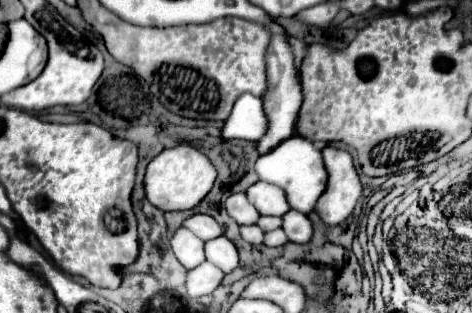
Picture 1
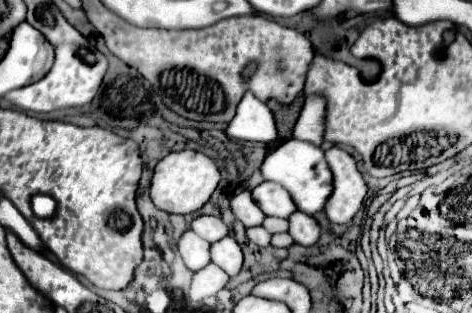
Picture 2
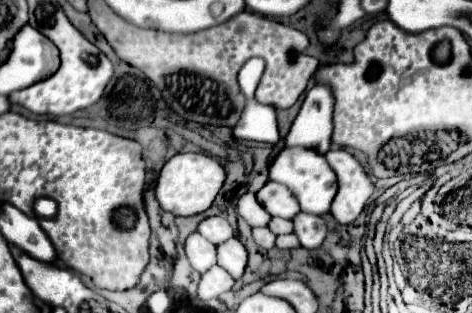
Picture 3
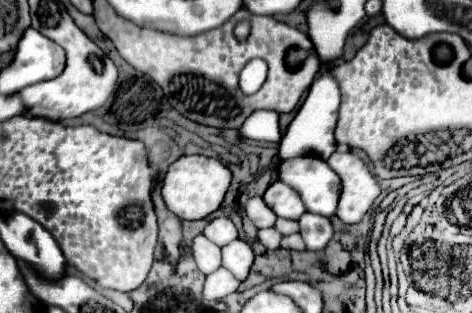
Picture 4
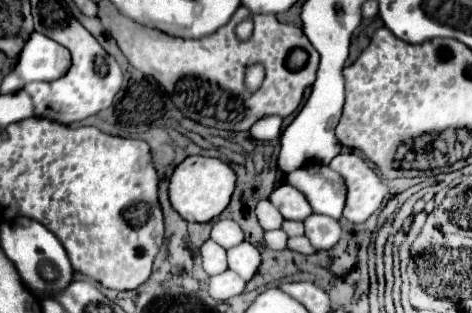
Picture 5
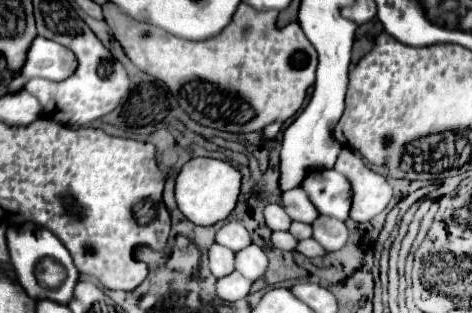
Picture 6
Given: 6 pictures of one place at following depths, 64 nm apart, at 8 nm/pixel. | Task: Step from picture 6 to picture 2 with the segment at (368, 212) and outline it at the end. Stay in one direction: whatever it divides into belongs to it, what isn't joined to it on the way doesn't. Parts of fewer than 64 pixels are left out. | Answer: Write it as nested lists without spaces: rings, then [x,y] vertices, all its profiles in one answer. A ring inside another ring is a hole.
[[[332,146],[326,150],[326,162],[334,174],[334,192],[326,202],[326,214],[330,222],[346,224],[360,210],[368,184],[356,166],[356,160],[346,150]]]

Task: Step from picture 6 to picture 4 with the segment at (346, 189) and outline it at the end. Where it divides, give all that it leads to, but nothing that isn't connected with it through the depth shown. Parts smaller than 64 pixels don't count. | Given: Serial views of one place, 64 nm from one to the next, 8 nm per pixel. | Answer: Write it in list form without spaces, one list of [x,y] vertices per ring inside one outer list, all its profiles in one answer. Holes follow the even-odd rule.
[[[302,156],[280,164],[280,180],[294,188],[308,212],[320,216],[334,216],[340,198],[340,176],[320,158]]]

